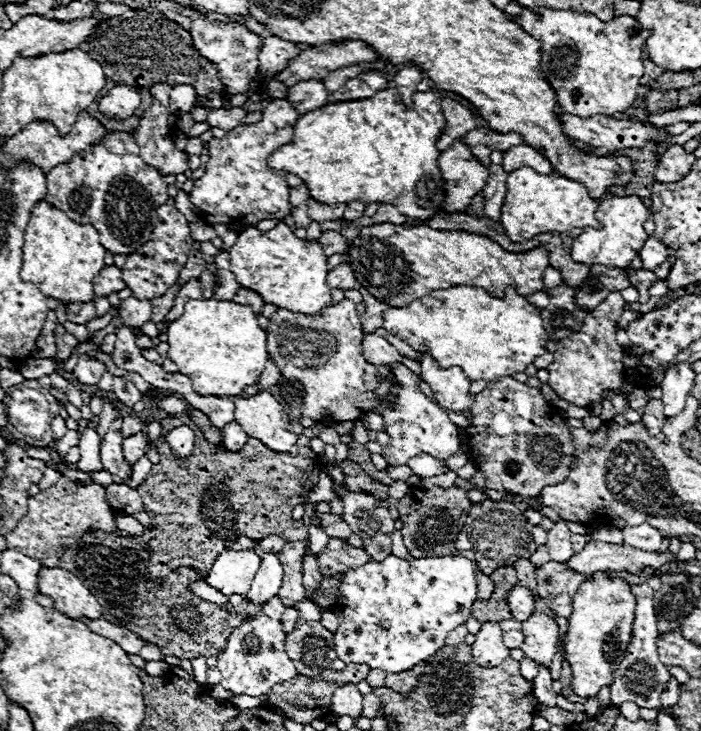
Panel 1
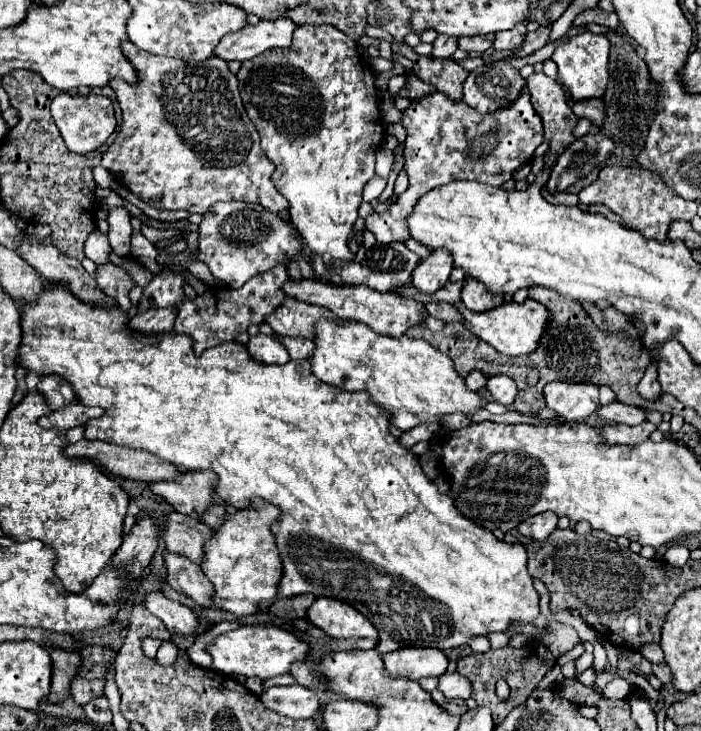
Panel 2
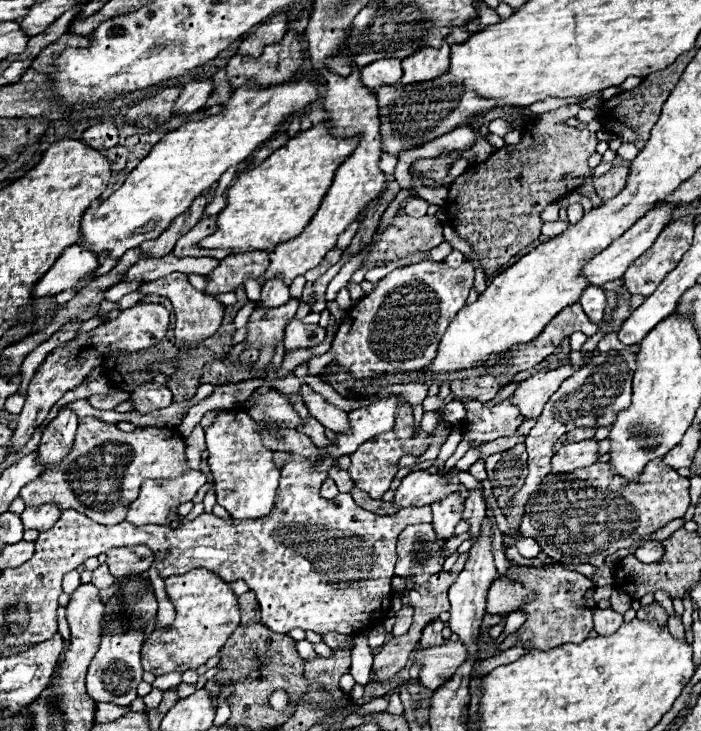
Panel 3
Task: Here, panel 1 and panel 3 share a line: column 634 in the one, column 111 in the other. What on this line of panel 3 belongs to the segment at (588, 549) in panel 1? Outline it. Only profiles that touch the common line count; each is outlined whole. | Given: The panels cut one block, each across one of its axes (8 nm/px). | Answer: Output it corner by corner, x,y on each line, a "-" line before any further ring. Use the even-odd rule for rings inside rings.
134,546
134,548
112,548
106,552
110,566
110,572
116,578
130,578
146,572
152,566
152,552
146,546

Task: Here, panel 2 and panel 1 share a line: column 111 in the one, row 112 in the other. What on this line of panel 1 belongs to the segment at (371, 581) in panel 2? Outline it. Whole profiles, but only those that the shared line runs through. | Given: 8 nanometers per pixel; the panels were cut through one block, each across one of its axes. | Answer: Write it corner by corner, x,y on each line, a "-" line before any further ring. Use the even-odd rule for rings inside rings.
394,86
376,92
372,98
362,100
346,100
346,102
330,102
314,112
300,116
294,126
292,142
278,148
268,164
274,170
282,170
286,174
294,174
304,180
310,190
310,196
320,204
348,204
358,200
362,204
380,202
392,204
402,212
408,220
428,220
438,214
444,204
444,180
438,170
438,148
436,140
446,126
444,114
440,108
440,98
434,90
416,92
414,108
406,108

